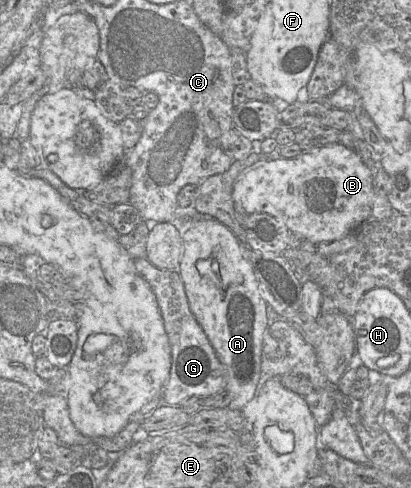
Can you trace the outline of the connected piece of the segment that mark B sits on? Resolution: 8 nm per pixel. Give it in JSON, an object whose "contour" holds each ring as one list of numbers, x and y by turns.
{"contour":[[341,143,320,146,295,158,262,159,245,170,233,185,233,200,246,213,265,213,283,223,290,232,302,235,315,244,339,240,371,219,374,200,374,172,355,150]]}

